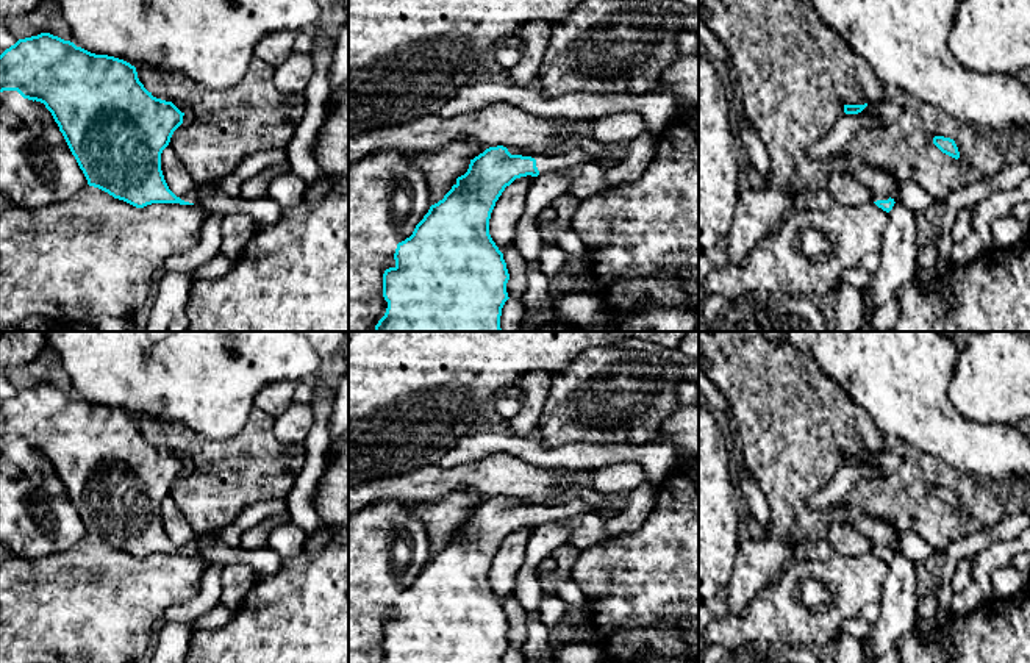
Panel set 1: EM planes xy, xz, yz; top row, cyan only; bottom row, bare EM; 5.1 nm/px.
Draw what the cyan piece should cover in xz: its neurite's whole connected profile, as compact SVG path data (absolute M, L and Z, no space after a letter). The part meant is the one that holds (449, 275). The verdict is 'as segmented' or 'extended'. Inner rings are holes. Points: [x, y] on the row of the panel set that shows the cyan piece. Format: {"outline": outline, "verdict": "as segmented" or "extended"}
{"outline": "M628 142L608 144L602 153L574 149L564 155L511 155L506 147L489 147L474 159L464 175L431 205L413 235L397 244L395 266L383 274L384 316L374 332L502 332L500 316L510 299L510 274L503 253L489 235L489 219L506 186L520 177L538 177L567 170L578 164L597 163L605 170L627 158Z", "verdict": "extended"}

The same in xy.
{"outline": "M50 33L19 39L0 55L0 92L17 91L23 99L45 105L59 127L88 185L136 208L152 203L198 205L209 214L244 213L256 225L272 225L283 208L272 199L242 199L192 189L177 197L161 170L161 153L173 131L183 124L181 113L172 102L156 99L138 78L130 63L95 55L70 41Z", "verdict": "extended"}

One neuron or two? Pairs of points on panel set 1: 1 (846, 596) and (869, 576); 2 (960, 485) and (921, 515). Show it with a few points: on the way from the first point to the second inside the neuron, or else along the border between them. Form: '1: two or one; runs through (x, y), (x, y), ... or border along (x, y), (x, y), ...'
1: one; runs through (852, 590), (863, 579)
2: one; runs through (965, 502), (965, 508), (958, 515), (938, 515)

